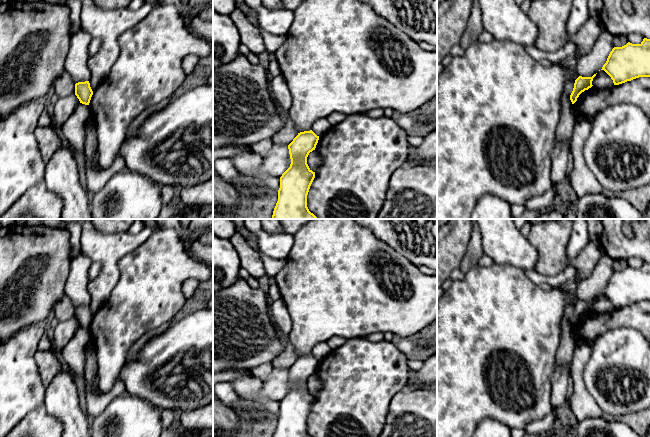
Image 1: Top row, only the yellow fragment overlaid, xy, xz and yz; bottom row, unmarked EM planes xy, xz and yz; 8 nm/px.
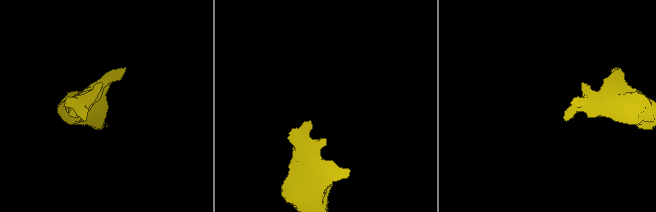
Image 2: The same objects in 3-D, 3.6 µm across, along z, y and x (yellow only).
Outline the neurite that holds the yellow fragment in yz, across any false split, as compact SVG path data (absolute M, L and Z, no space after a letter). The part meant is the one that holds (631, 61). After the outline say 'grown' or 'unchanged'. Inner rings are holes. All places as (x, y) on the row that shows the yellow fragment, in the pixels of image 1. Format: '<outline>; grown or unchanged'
M644 38L640 44L628 42L622 47L614 47L601 70L604 70L611 77L614 85L639 77L650 77L650 39Z; unchanged

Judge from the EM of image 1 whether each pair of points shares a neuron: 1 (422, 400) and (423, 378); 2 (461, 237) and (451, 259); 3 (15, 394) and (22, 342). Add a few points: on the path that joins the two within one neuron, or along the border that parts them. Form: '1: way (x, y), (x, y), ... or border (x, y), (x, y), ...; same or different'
1: border (421, 388), (408, 391), (402, 390); different
2: way (456, 242), (451, 247), (451, 254); same
3: way (15, 381), (17, 355); same

